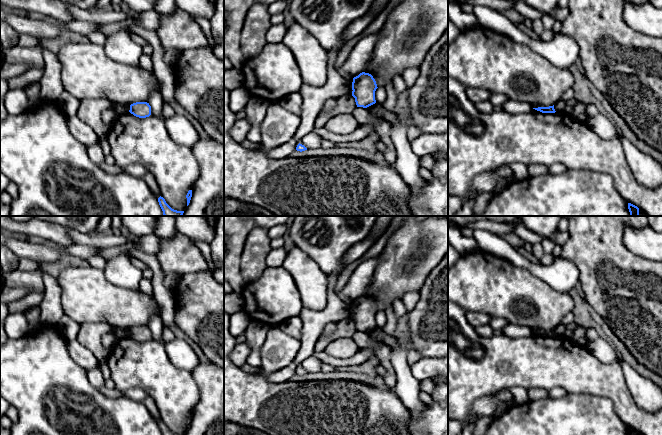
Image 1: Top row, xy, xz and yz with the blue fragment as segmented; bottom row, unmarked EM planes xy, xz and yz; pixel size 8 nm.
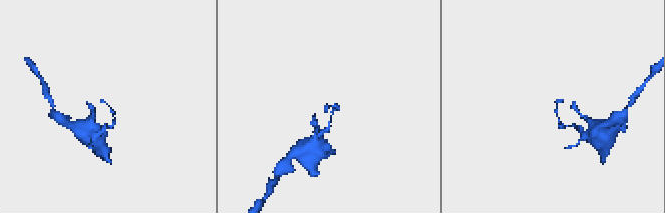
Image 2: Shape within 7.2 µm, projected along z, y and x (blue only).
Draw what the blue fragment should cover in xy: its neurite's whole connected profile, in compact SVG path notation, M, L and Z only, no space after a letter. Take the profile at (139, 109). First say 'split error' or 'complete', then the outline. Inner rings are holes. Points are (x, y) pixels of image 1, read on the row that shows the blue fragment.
complete | M136 102L130 105L129 112L136 117L146 118L151 115L151 106L147 102Z

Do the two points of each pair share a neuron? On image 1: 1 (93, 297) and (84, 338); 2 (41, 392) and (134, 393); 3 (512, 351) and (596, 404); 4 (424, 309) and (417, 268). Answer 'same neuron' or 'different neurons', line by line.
1: different neurons
2: different neurons
3: different neurons
4: different neurons

